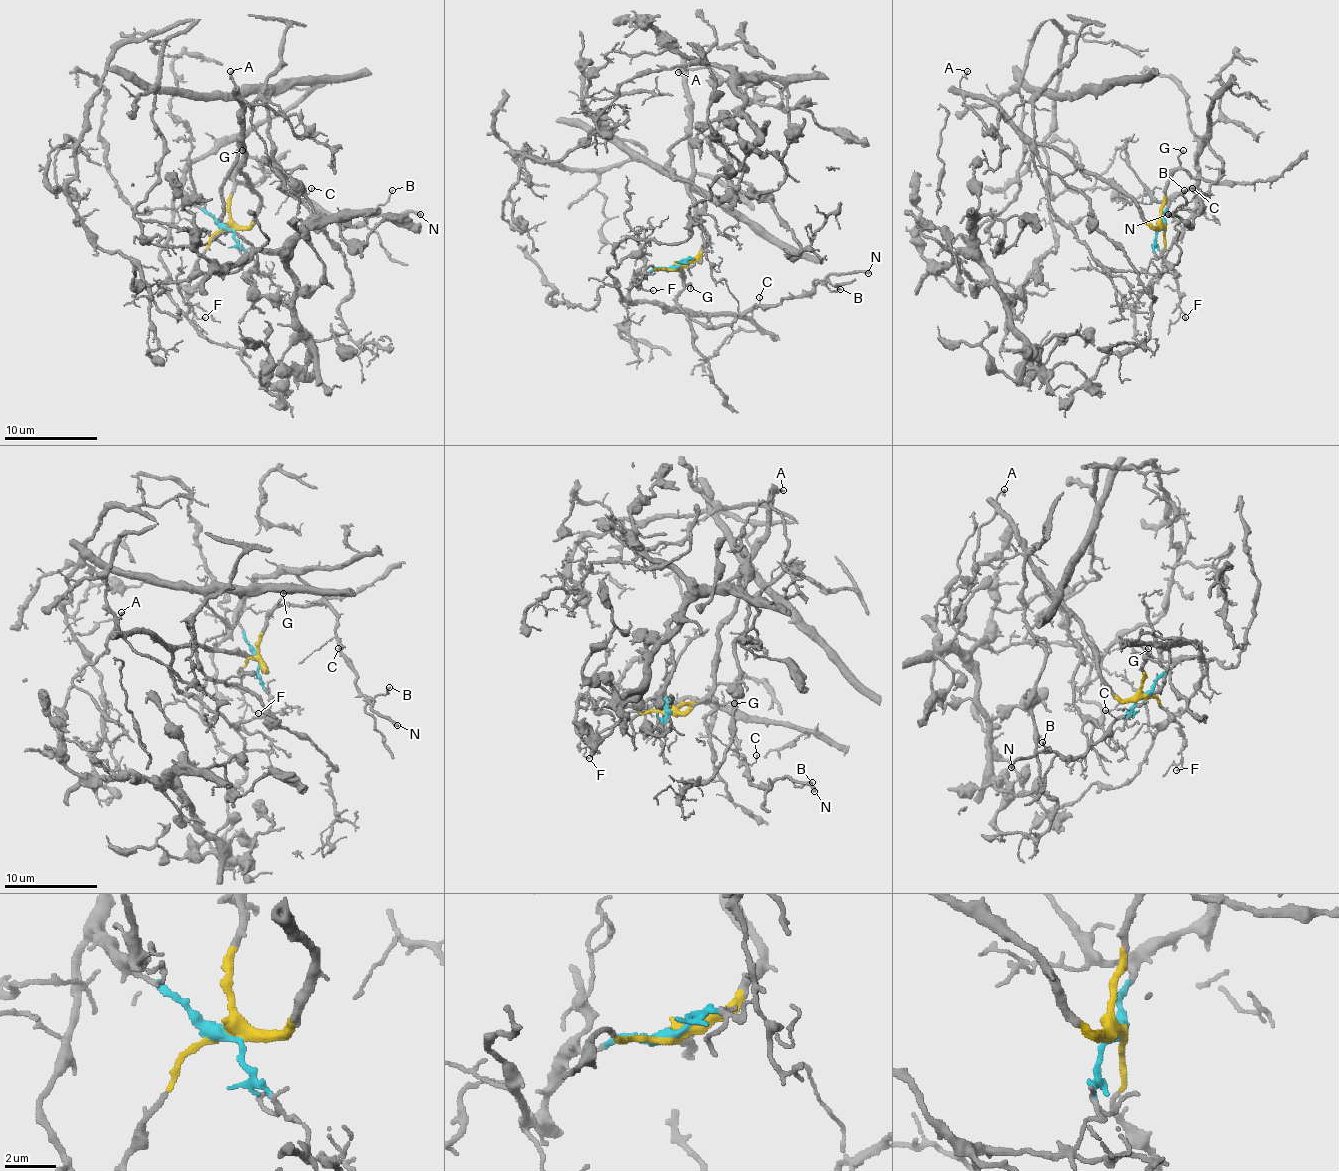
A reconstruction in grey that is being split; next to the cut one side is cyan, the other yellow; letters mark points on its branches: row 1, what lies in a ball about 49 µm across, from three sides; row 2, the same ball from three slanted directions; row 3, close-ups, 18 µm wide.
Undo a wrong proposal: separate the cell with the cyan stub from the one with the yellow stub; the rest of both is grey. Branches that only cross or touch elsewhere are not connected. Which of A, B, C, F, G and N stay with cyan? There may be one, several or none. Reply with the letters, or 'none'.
B, C, N

